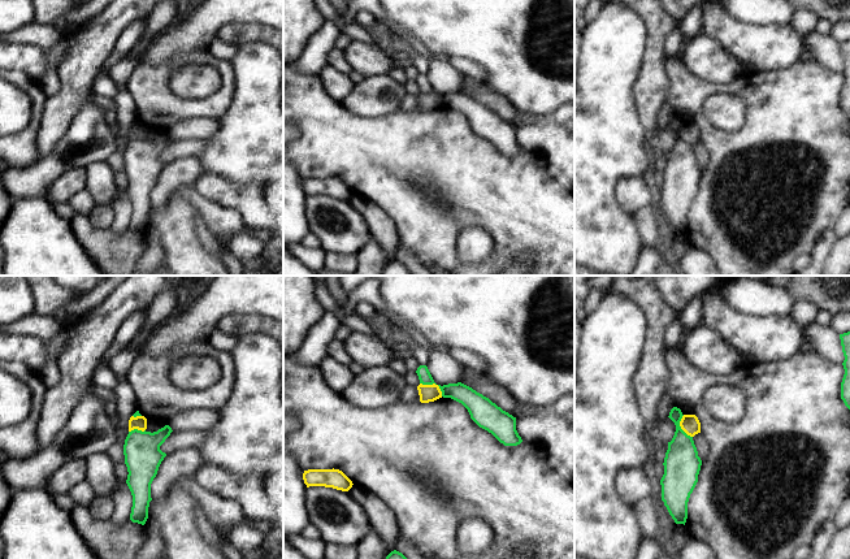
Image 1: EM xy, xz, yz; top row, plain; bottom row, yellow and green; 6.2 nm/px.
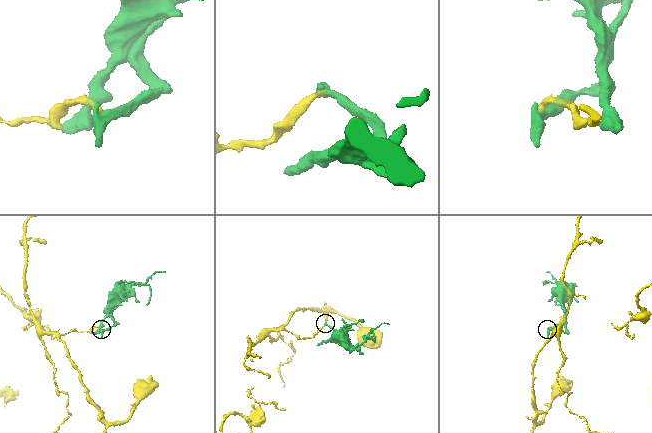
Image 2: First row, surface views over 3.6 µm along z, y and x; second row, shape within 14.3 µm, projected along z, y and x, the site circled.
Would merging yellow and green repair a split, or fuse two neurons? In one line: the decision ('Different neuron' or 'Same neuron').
Different neuron

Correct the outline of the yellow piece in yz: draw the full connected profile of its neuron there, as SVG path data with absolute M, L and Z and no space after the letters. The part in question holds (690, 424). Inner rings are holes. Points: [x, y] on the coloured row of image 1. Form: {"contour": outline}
{"contour": "M684 415L680 426L690 437L701 433L701 422L695 415Z"}

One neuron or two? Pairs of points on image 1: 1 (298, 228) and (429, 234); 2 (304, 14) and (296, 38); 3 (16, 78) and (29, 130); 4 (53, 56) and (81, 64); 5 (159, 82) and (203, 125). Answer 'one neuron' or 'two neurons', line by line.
1: two neurons
2: one neuron
3: one neuron
4: two neurons
5: two neurons

